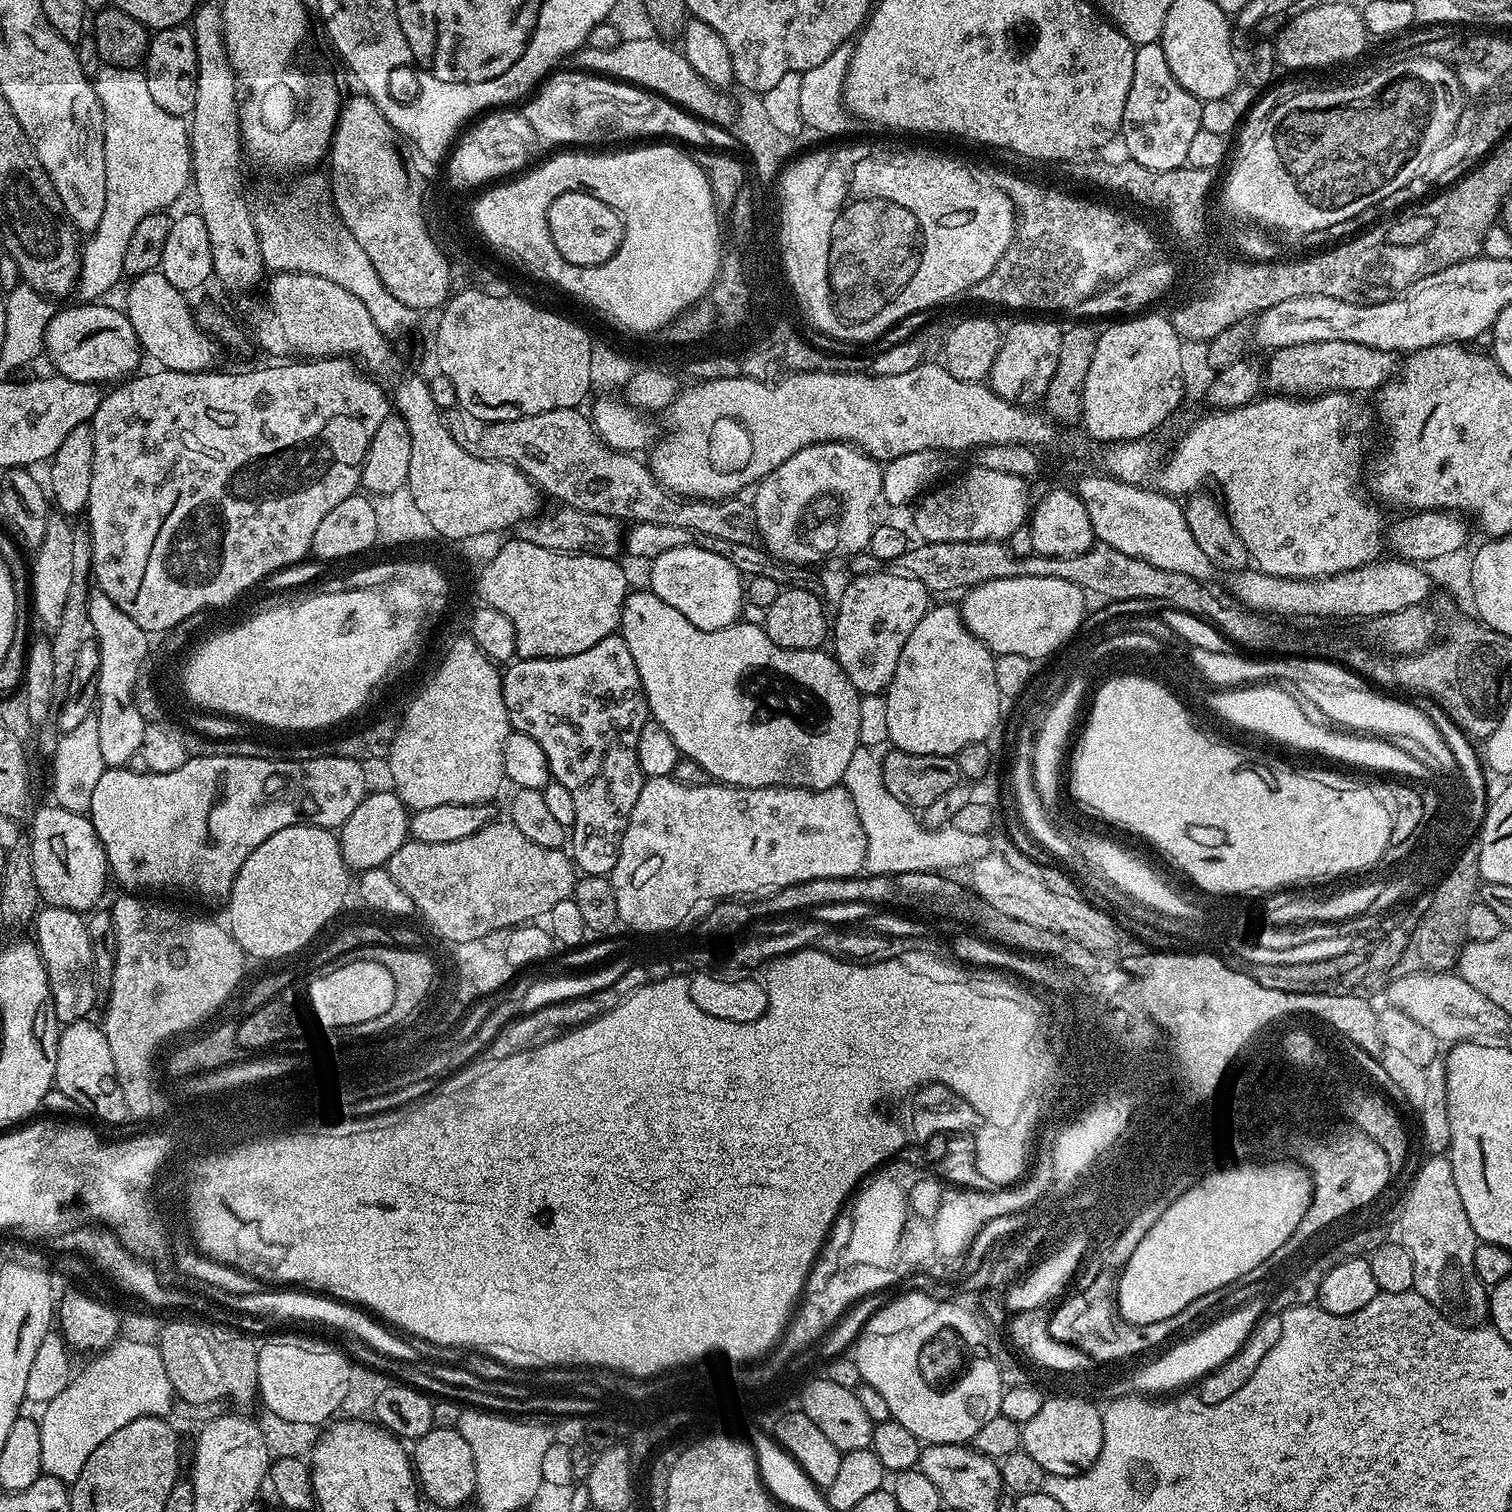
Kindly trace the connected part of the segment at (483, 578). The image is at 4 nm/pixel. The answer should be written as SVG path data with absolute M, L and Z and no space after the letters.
M508 538L497 556L479 569L481 601L502 610L514 622L519 659L582 654L620 627L622 606L630 591L620 562L611 556L555 552L534 546L534 542Z

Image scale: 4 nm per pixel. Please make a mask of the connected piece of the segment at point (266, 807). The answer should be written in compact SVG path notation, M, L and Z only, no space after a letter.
M207 754L204 757L191 757L182 766L178 766L178 770L170 770L170 774L158 774L147 770L135 772L134 769L135 767L132 766L105 767L98 786L94 789L87 811L94 830L102 842L104 853L108 856L111 879L115 883L117 880L124 887L121 889L128 894L152 894L148 892L160 892L163 888L181 888L182 891L193 892L194 895L201 896L204 900L223 901L232 888L238 870L242 870L242 862L246 862L248 855L254 850L258 850L258 846L262 846L262 842L266 842L266 838L270 838L270 834L278 834L278 830L286 830L286 826L295 824L317 824L319 828L338 830L344 825L346 818L350 818L350 814L354 814L354 810L358 810L358 802L364 800L370 788L367 778L364 777L366 768L363 763L350 758L334 756L318 757L312 761L296 761L289 758L268 760L257 754L251 754L251 756L241 754L238 757L218 757L215 754Z

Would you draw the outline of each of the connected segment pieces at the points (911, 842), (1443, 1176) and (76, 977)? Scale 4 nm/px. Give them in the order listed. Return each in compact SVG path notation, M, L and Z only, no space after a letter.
M867 745L855 748L842 787L854 798L858 822L866 834L866 858L863 871L869 876L890 876L898 872L938 872L960 868L982 859L990 850L988 836L966 834L951 826L930 828L918 819L913 809L907 808L882 782L881 757Z
M1452 1162L1428 1164L1409 1197L1405 1209L1404 1233L1399 1242L1413 1259L1413 1289L1434 1306L1451 1324L1475 1328L1489 1319L1489 1289L1474 1270L1474 1250L1478 1243L1470 1218L1462 1206L1458 1186L1454 1182Z
M44 906L34 917L34 943L40 951L42 962L52 991L52 1005L61 1025L85 1019L88 1011L98 1003L94 982L94 954L90 954L90 934L85 917L72 908Z

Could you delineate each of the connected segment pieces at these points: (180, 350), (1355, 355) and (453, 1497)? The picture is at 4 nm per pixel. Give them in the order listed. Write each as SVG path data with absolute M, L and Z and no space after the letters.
M147 272L141 276L131 277L128 288L128 305L126 311L130 318L130 326L134 326L134 334L138 338L141 349L157 360L161 369L169 372L207 372L216 360L218 344L213 337L203 331L196 323L193 305L188 305L189 297L170 284L162 272Z
M1318 342L1317 344L1292 344L1271 353L1266 364L1266 384L1269 389L1289 398L1307 398L1326 392L1375 393L1387 380L1391 380L1398 368L1393 353L1374 350L1358 342Z
M433 1428L414 1444L414 1471L423 1499L440 1508L456 1508L476 1494L474 1454L459 1428Z

